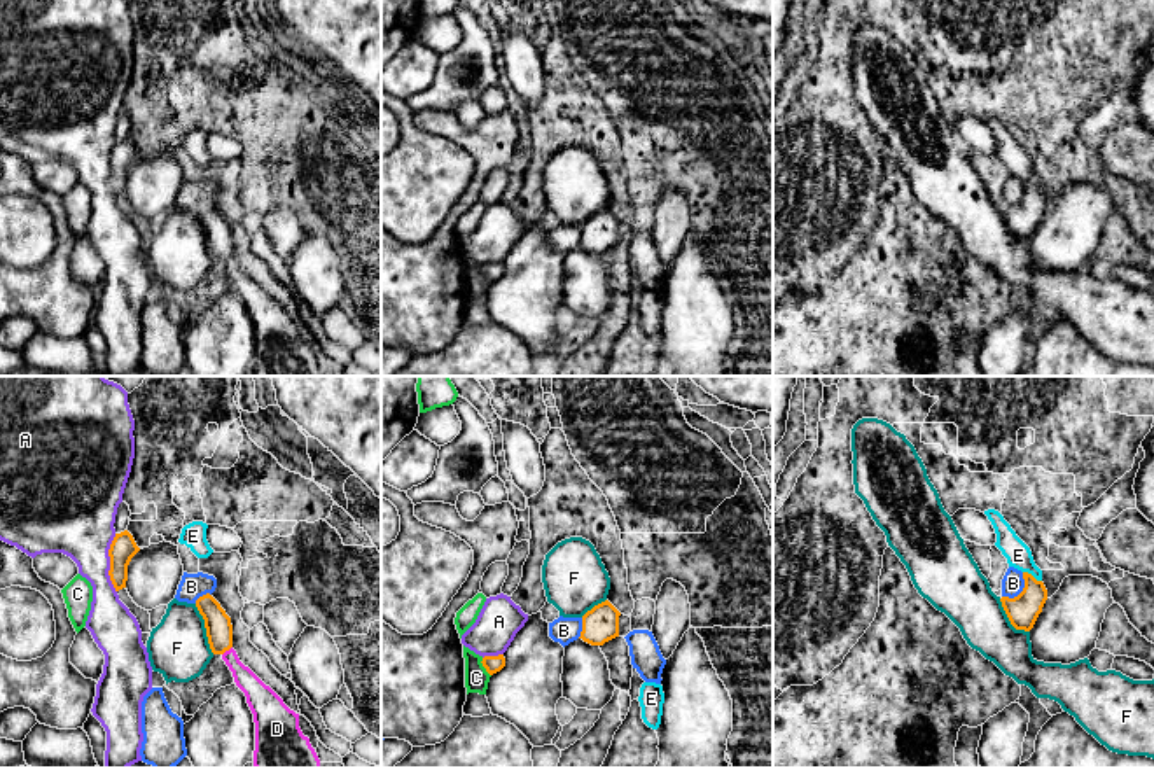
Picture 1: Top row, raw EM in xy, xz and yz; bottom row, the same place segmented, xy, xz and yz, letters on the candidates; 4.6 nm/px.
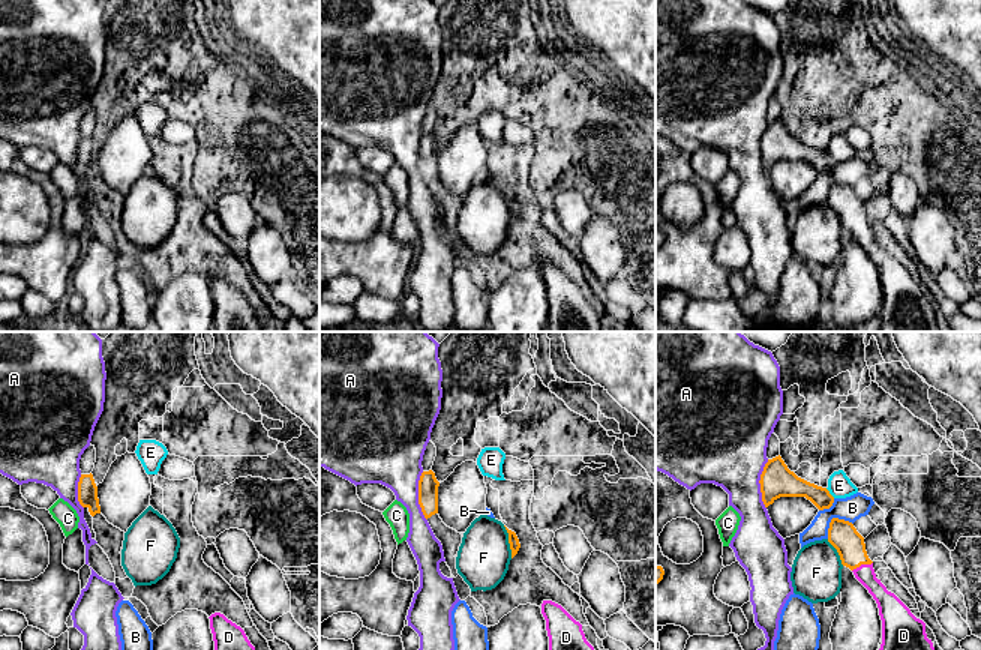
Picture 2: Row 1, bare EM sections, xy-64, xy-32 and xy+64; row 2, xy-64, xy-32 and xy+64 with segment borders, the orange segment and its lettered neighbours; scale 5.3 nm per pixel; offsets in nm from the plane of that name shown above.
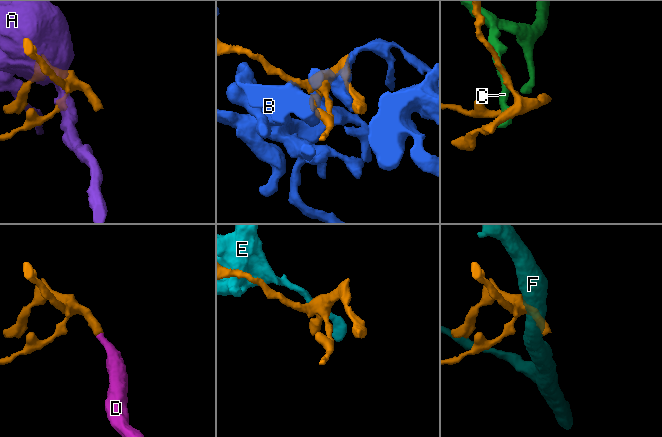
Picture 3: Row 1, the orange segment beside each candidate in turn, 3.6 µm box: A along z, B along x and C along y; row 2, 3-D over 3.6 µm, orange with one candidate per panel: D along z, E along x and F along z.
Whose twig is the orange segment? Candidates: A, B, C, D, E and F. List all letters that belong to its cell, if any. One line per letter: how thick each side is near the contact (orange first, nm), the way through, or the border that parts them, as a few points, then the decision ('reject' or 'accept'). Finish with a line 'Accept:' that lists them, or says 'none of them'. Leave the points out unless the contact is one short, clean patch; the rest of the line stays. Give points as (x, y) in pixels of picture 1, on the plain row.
A: 120 nm thick on the orange side, 320 nm on the other; reject
B: 140 nm thick on the orange side, 110 nm on the other; reject
C: 80 nm thick on the orange side, 110 nm on the other; reject
D: 130 nm thick on the orange side, 110 nm on the other; runs through xy (219, 238), (226, 258), (257, 301); accept
E: 140 nm thick on the orange side, 120 nm on the other; reject
F: 130 nm thick on the orange side, 280 nm on the other; border along xy (194, 212), (203, 228), (208, 256), (214, 261); reject
Accept: D

